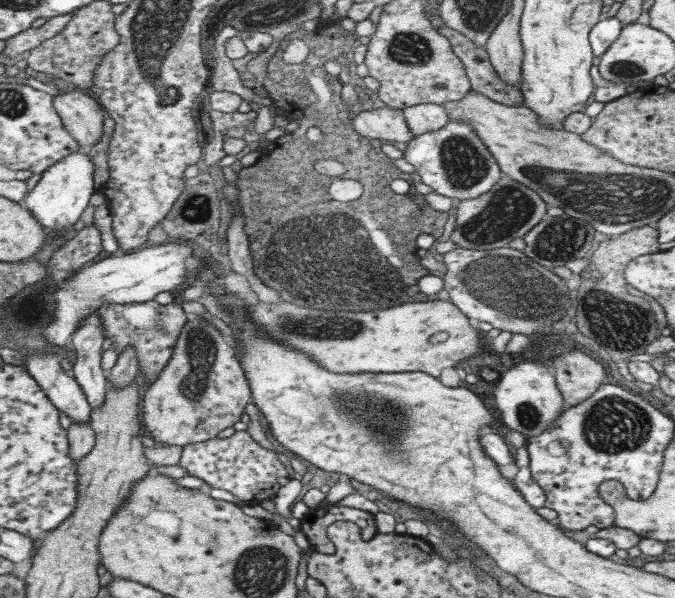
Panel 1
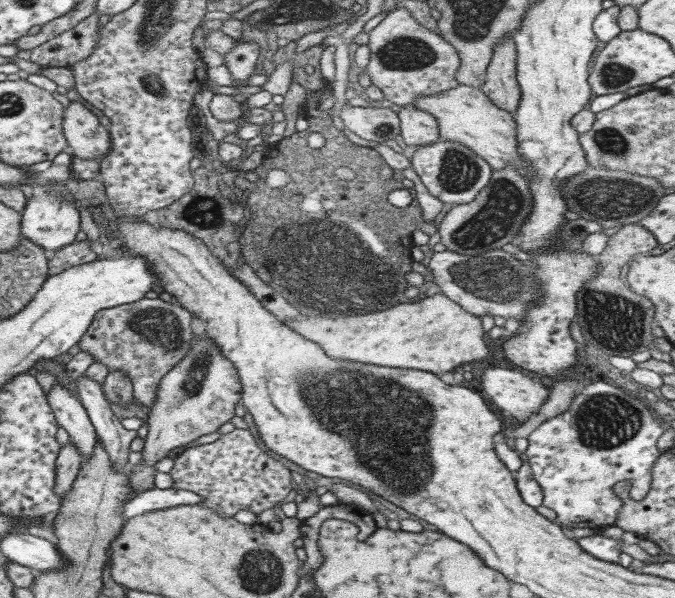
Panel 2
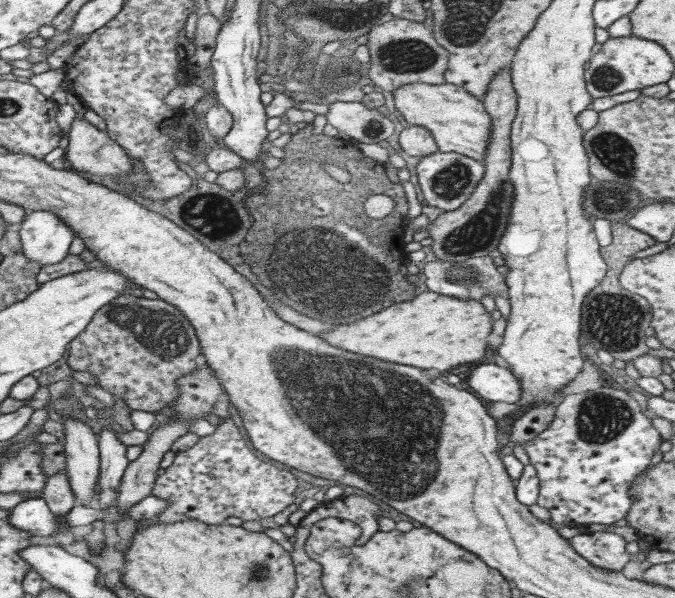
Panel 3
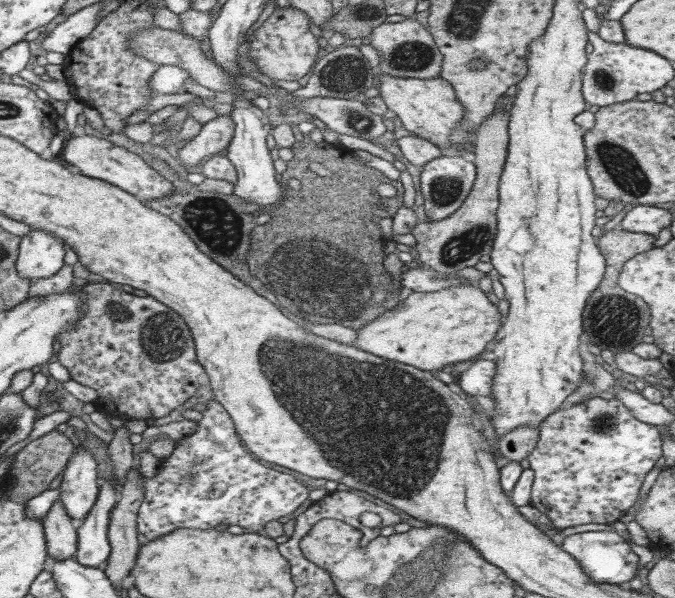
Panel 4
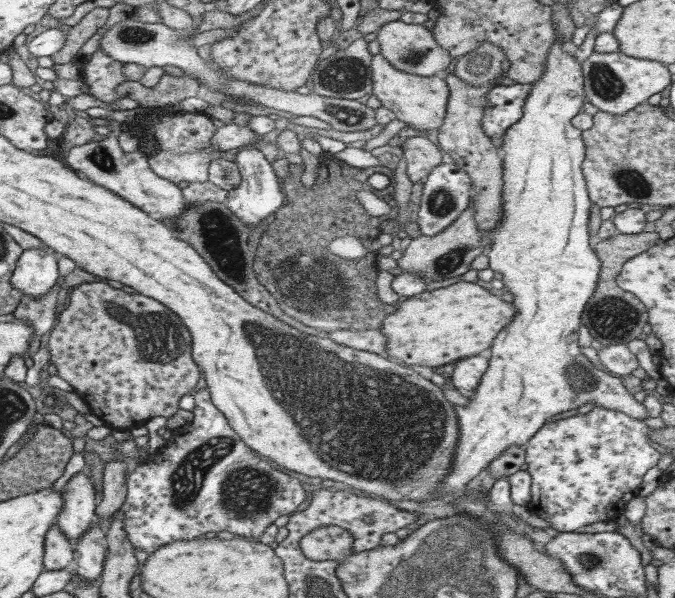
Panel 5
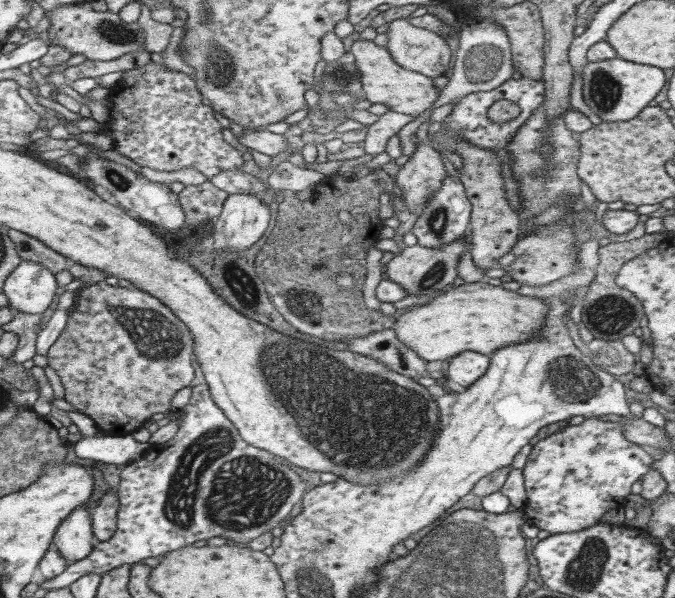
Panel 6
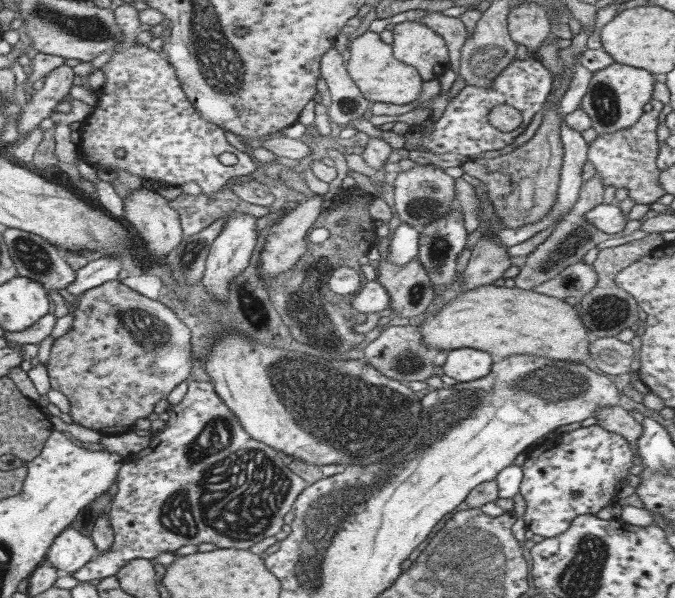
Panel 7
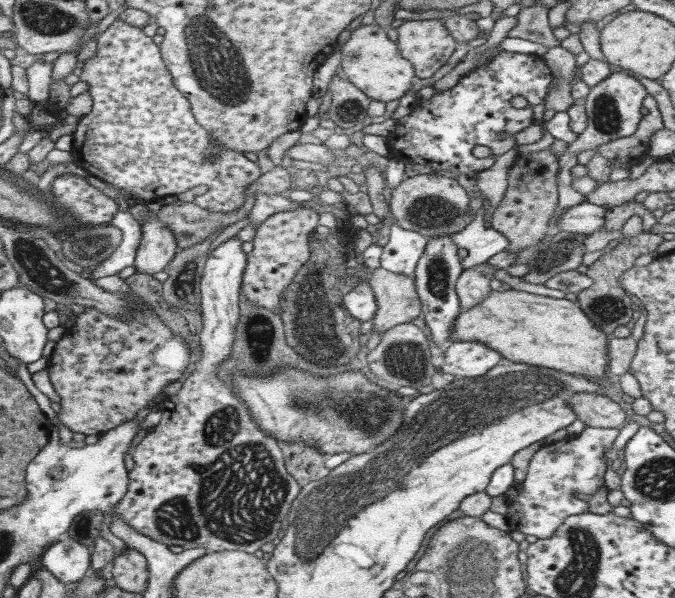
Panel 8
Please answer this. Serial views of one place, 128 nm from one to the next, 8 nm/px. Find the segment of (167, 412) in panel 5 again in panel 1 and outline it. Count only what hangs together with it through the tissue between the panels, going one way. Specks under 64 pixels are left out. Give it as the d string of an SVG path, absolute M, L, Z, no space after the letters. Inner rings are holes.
M150 300L134 304L104 304L98 312L105 326L105 338L112 339L112 347L115 347L118 355L128 346L133 346L134 352L138 353L142 380L148 381L148 386L152 385L170 361L176 340L187 322L183 308L176 302L162 306L157 301Z

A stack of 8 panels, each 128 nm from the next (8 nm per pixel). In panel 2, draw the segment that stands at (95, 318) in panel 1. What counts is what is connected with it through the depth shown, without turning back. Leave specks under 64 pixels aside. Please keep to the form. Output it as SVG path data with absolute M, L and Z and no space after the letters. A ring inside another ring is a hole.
M80 376L77 380L78 396L88 413L93 428L97 433L98 442L105 446L110 461L116 471L130 470L128 455L130 443L138 436L136 430L126 430L120 423L118 416L114 415L114 405L111 404L102 385L88 376Z

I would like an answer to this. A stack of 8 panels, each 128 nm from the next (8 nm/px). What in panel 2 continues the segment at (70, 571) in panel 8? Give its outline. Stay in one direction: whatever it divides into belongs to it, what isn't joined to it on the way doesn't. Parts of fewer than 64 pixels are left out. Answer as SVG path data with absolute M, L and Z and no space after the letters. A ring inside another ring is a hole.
M57 382L48 392L47 399L58 426L66 429L70 435L70 442L82 453L82 463L86 463L94 451L98 437L84 405L79 397Z

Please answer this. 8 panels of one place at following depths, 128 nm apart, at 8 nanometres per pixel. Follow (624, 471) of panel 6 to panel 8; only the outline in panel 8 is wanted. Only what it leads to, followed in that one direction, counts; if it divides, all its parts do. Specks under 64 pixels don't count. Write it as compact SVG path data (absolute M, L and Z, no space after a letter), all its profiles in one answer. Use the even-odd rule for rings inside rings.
M587 427L578 435L568 436L535 452L526 477L519 484L518 496L512 502L508 500L506 518L511 527L528 536L547 539L554 536L556 528L569 516L590 512L583 497L594 496L604 484L604 474L608 470L606 452L613 449L619 431L614 428Z

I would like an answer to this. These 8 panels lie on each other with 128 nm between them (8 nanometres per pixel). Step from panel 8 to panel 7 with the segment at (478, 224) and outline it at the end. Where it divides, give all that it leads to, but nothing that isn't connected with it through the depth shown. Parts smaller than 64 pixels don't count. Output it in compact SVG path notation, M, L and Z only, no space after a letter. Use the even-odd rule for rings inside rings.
M580 53L576 57L576 63L574 63L574 71L572 71L572 81L570 81L570 87L567 89L567 92L563 95L562 100L560 100L560 113L562 113L562 124L560 124L560 140L563 142L564 158L563 165L561 170L561 181L558 185L558 198L554 201L554 207L550 209L550 213L546 217L540 219L536 223L530 223L528 225L516 227L516 228L504 228L504 230L498 230L494 234L494 239L506 247L514 246L515 244L524 242L528 238L532 238L534 234L550 228L554 222L560 220L560 216L567 215L571 208L578 202L578 196L580 196L580 186L582 185L582 175L583 167L586 164L587 152L588 152L588 142L582 137L580 132L572 130L566 126L566 115L570 112L580 108L580 103L582 98L586 95L588 85L590 84L590 79L592 79L592 71L584 67L580 63Z

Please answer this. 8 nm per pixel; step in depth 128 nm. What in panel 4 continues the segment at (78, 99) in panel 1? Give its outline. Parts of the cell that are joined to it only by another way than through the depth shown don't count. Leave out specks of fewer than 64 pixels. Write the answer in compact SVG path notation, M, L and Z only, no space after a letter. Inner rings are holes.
M77 132L67 139L63 147L62 156L64 156L64 160L69 162L71 166L80 168L81 175L113 184L134 195L142 202L148 201L148 199L160 199L160 197L174 193L172 183L160 175L152 166L149 166L140 155L128 151L125 147L117 146L104 138Z

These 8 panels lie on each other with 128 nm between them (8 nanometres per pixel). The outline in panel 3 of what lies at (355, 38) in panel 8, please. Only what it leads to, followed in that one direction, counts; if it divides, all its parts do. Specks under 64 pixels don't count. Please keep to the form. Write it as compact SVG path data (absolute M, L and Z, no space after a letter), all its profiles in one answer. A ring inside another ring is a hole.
M404 84L394 90L396 109L408 124L420 125L432 133L437 148L442 152L458 152L478 162L484 162L490 144L492 117L481 100L455 84Z

